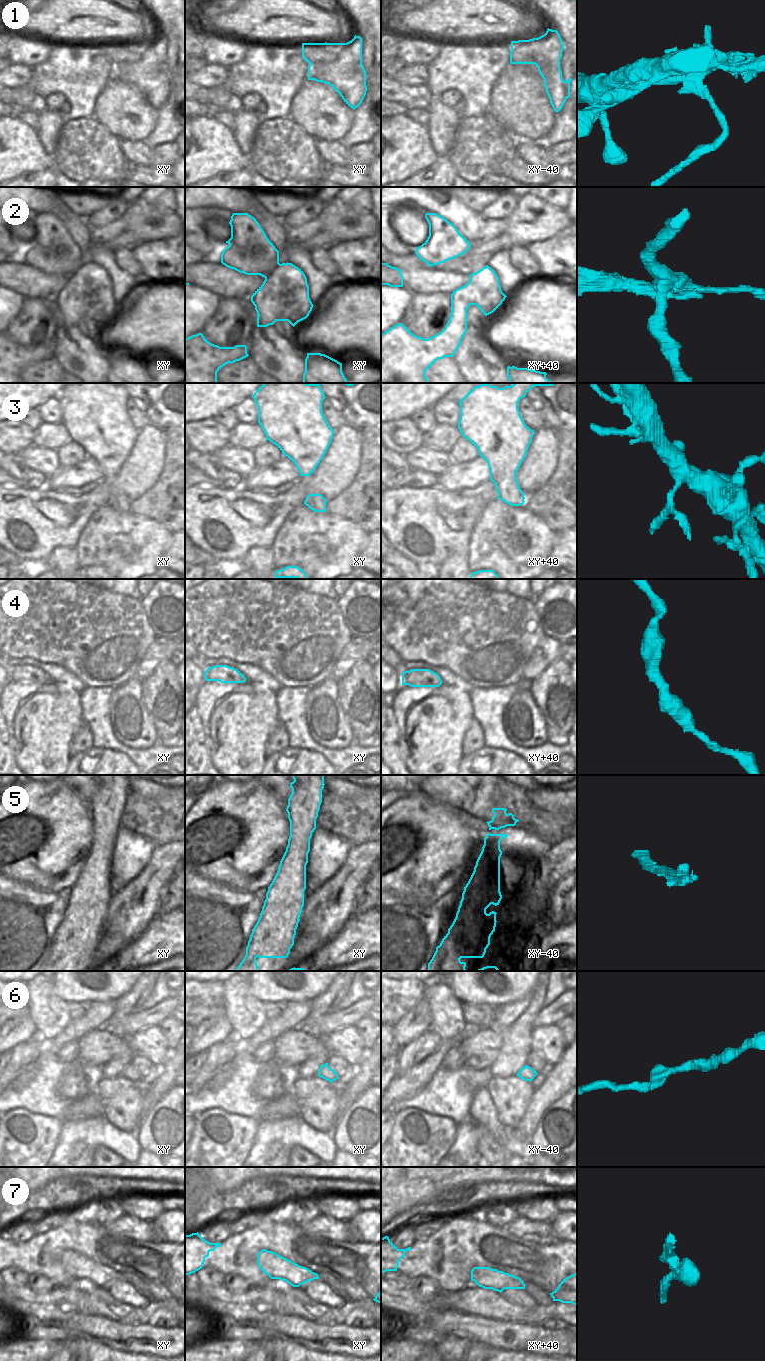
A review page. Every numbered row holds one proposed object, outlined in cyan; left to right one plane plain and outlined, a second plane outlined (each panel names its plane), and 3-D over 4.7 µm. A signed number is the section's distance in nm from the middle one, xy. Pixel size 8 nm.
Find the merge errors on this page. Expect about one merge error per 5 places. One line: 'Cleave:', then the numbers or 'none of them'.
Cleave: 1, 2

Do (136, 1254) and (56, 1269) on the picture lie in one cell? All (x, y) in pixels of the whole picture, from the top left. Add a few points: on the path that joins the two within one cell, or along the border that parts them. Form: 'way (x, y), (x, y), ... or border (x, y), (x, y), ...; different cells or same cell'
way (112, 1250), (99, 1244), (64, 1245); same cell

